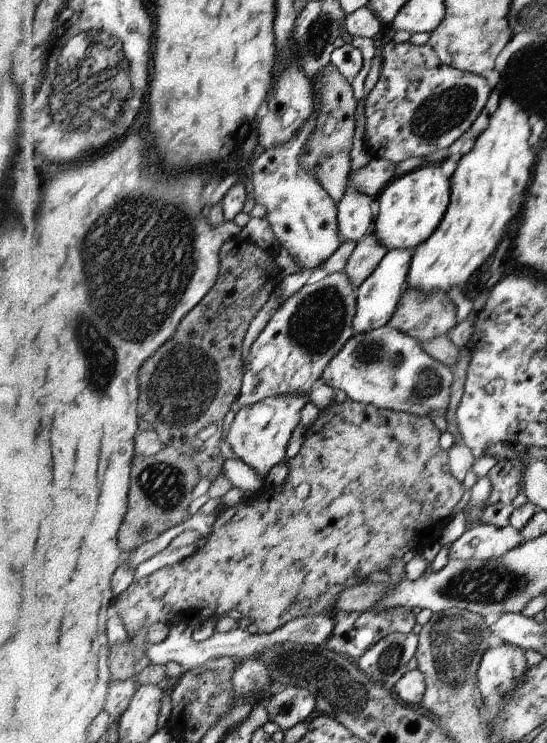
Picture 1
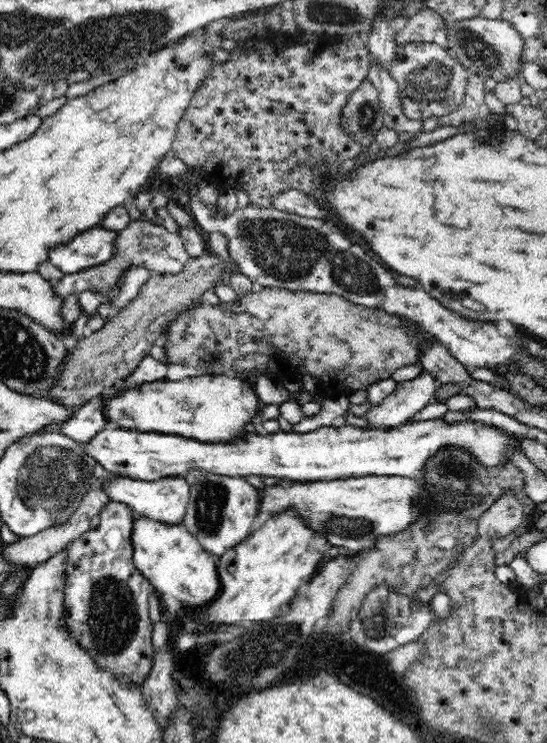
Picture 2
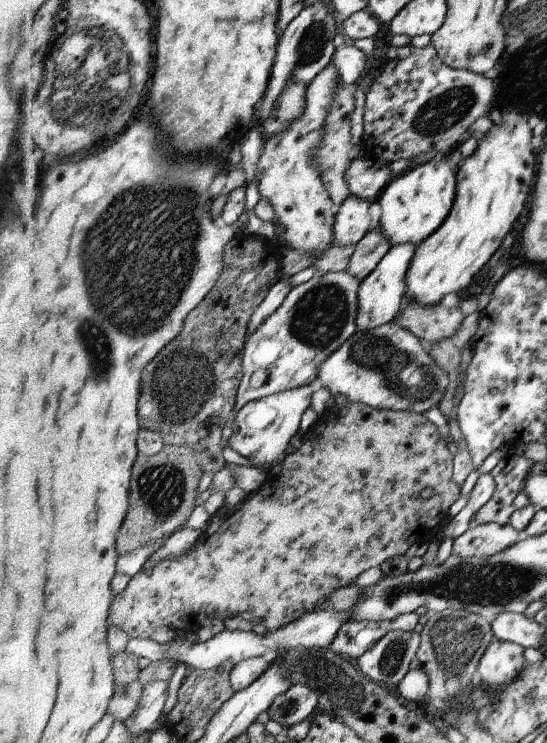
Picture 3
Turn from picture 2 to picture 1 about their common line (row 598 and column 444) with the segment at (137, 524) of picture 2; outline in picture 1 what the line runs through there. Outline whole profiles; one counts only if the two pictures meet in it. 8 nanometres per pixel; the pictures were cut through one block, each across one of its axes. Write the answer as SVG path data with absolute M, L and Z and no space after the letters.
M427 163L406 174L392 179L376 196L379 204L378 216L372 234L387 251L409 250L428 240L443 220L451 202L450 177L440 172L440 165Z

